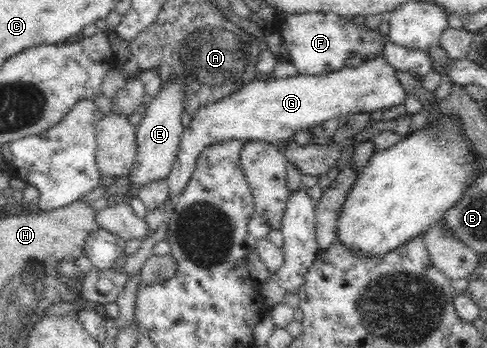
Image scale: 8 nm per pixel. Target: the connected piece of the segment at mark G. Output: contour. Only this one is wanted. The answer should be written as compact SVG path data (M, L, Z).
M383 51L356 68L344 67L316 76L298 74L285 79L270 77L266 81L252 80L230 96L200 107L194 113L190 127L182 132L173 169L167 179L169 199L173 203L178 201L178 195L186 187L195 168L198 154L209 145L231 139L274 144L275 141L293 139L296 132L333 118L390 109L404 102L406 94L396 78L396 70L384 58Z

